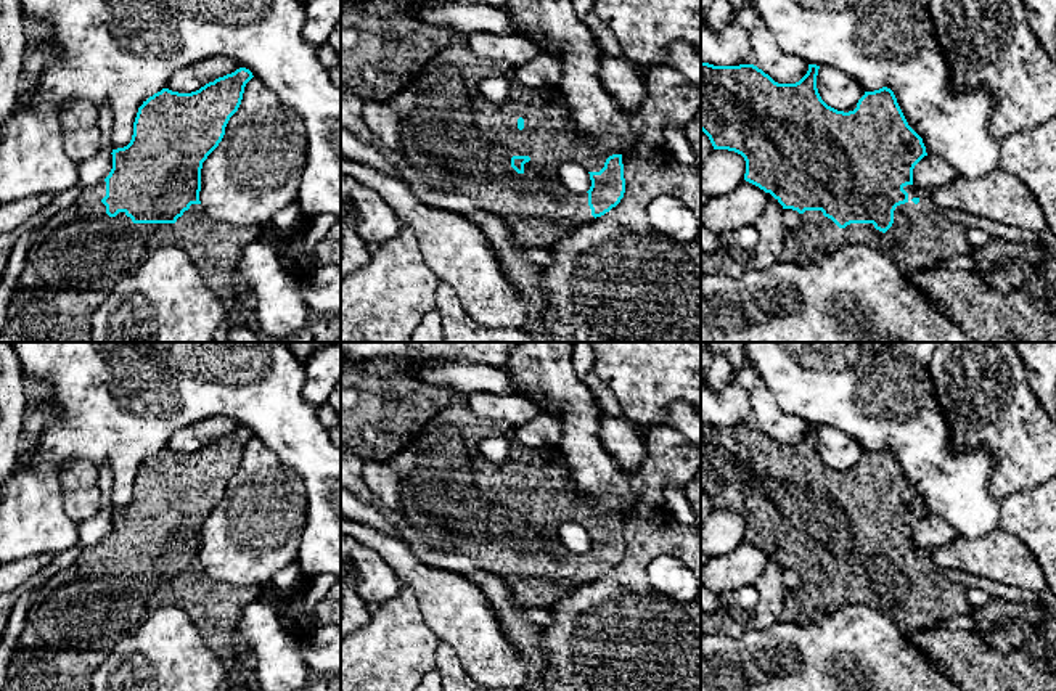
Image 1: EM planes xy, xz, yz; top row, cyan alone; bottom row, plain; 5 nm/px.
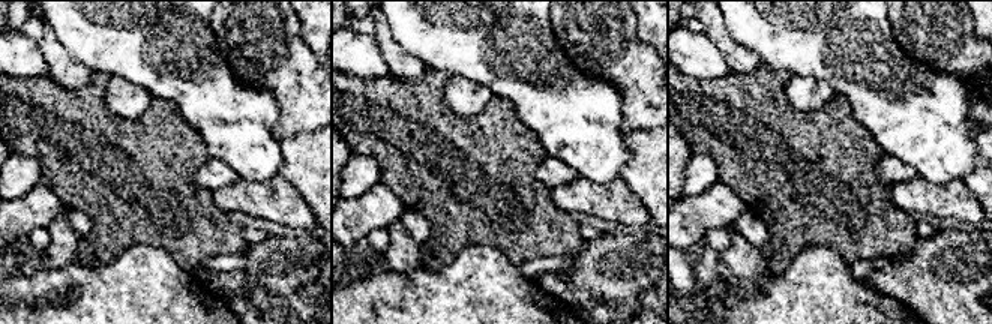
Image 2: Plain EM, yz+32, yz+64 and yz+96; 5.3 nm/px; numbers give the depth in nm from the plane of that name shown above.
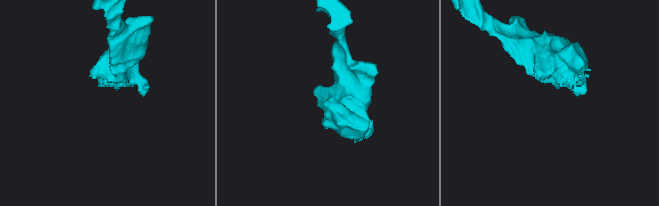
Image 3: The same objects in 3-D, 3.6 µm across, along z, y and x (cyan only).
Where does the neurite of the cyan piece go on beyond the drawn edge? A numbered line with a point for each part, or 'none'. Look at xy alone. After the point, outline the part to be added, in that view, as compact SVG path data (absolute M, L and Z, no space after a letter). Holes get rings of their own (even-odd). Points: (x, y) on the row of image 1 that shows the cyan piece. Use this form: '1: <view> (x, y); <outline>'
1: xy (81, 248); M106 182L84 188L77 202L34 231L26 254L26 267L18 280L19 288L88 289L109 292L125 275L143 265L148 256L162 246L186 252L206 286L219 299L236 299L233 280L243 249L259 235L259 227L235 227L215 222L204 214L203 204L191 204L175 223L133 223L125 212L106 214L101 199Z

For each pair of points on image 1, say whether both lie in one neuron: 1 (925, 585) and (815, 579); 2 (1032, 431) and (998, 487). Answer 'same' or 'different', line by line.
1: same
2: same

